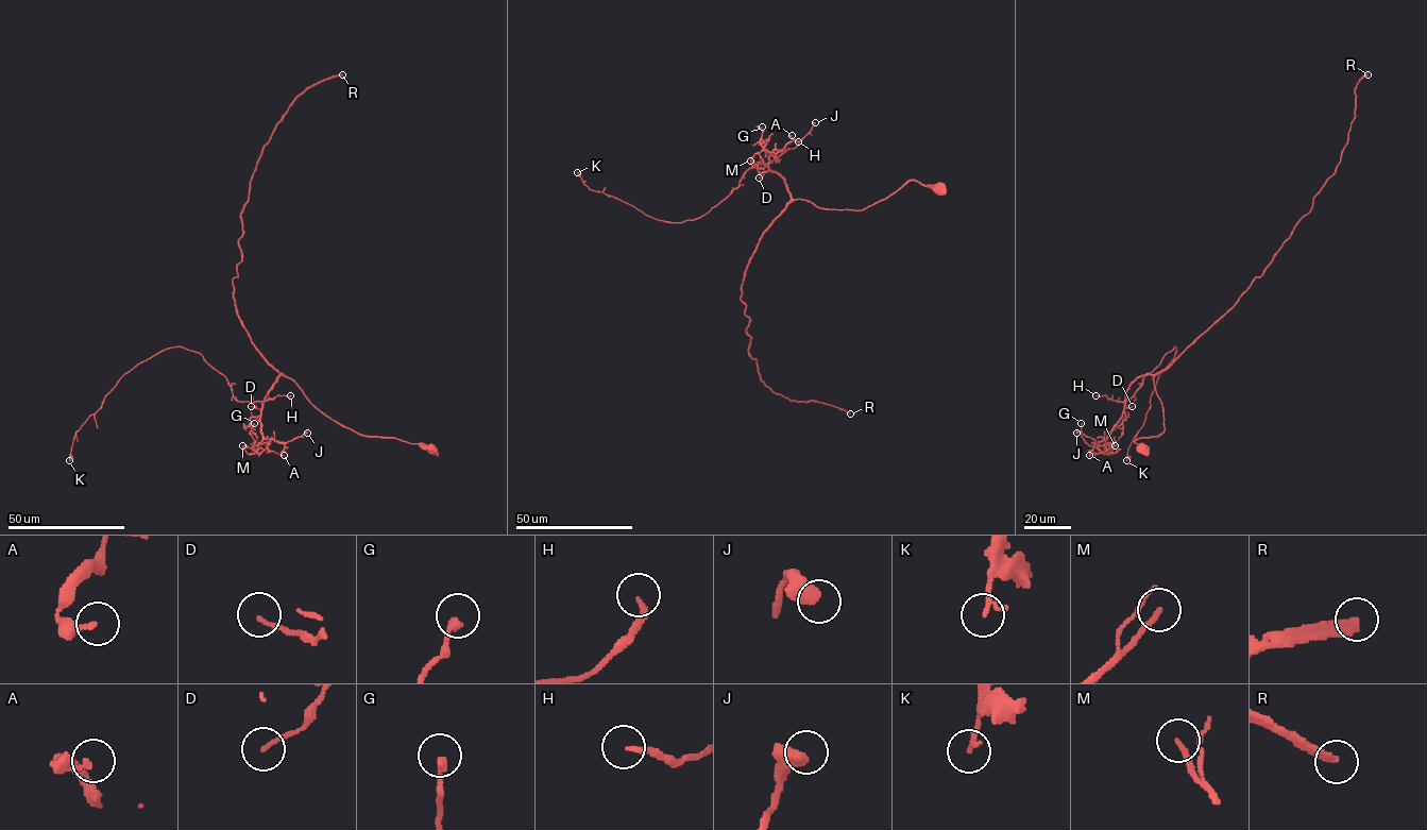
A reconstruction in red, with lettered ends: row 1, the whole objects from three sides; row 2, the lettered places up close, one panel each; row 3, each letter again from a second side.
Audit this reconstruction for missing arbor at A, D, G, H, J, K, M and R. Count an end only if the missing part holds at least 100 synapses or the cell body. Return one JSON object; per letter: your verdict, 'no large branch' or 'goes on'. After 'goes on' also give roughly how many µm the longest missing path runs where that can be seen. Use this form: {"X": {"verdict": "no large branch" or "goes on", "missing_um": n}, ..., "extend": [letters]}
{"A": {"verdict": "no large branch"}, "D": {"verdict": "no large branch"}, "G": {"verdict": "no large branch"}, "H": {"verdict": "no large branch"}, "J": {"verdict": "no large branch"}, "K": {"verdict": "no large branch"}, "M": {"verdict": "no large branch"}, "R": {"verdict": "goes on", "missing_um": 160}, "extend": ["R"]}

